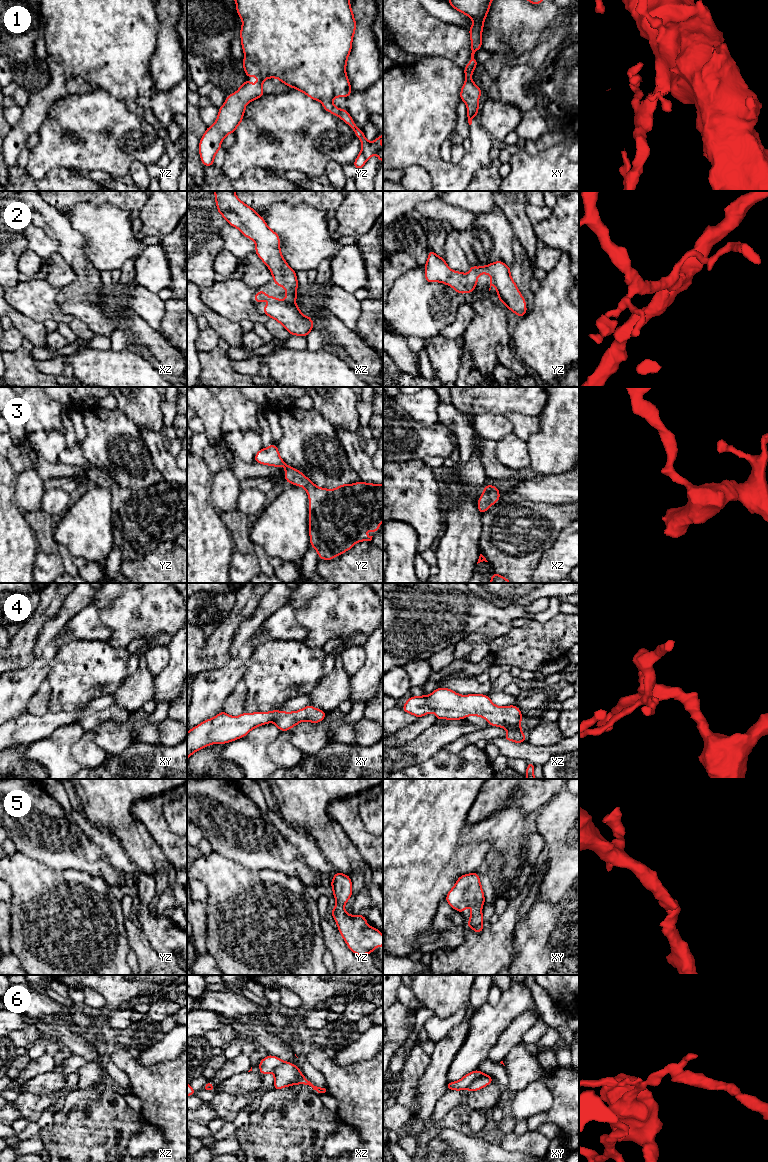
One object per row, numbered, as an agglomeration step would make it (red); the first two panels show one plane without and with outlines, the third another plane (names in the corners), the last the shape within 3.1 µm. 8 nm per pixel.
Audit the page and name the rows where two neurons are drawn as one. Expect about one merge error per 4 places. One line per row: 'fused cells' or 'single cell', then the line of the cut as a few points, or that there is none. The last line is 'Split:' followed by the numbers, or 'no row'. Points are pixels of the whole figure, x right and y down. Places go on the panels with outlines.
1: single cell; no cut
2: single cell; no cut
3: single cell; no cut
4: single cell; no cut
5: single cell; no cut
6: fused cells; cut in xy along (485, 1074), (478, 1077), (467, 1088)
Split: 6

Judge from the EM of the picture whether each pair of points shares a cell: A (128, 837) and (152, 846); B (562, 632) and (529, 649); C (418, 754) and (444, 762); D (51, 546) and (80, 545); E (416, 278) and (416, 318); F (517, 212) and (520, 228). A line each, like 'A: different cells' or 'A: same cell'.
A: different cells
B: same cell
C: different cells
D: different cells
E: same cell
F: same cell

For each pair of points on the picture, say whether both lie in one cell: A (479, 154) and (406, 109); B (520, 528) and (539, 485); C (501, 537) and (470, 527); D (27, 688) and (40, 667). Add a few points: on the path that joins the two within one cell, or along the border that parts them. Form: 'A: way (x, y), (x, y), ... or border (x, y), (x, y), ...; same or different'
A: way (455, 171), (437, 167), (428, 160), (411, 135); same
B: border (538, 502), (543, 504); different
C: border (481, 515), (480, 553); different
D: way (27, 683), (37, 672); same

